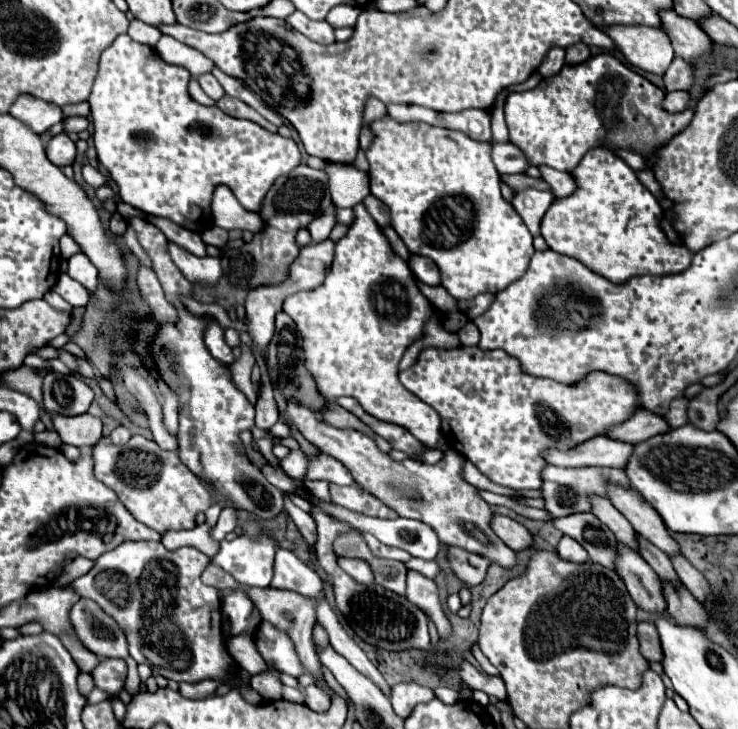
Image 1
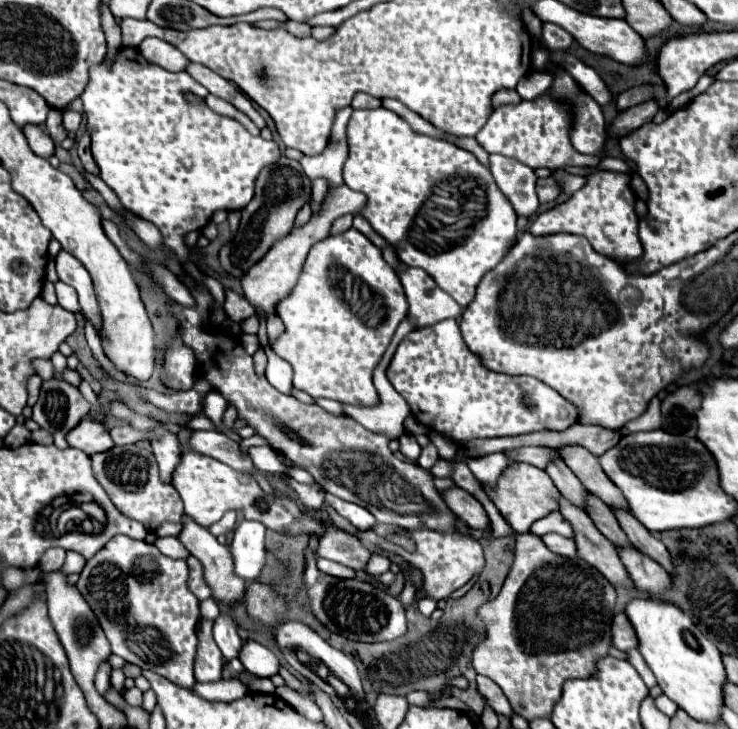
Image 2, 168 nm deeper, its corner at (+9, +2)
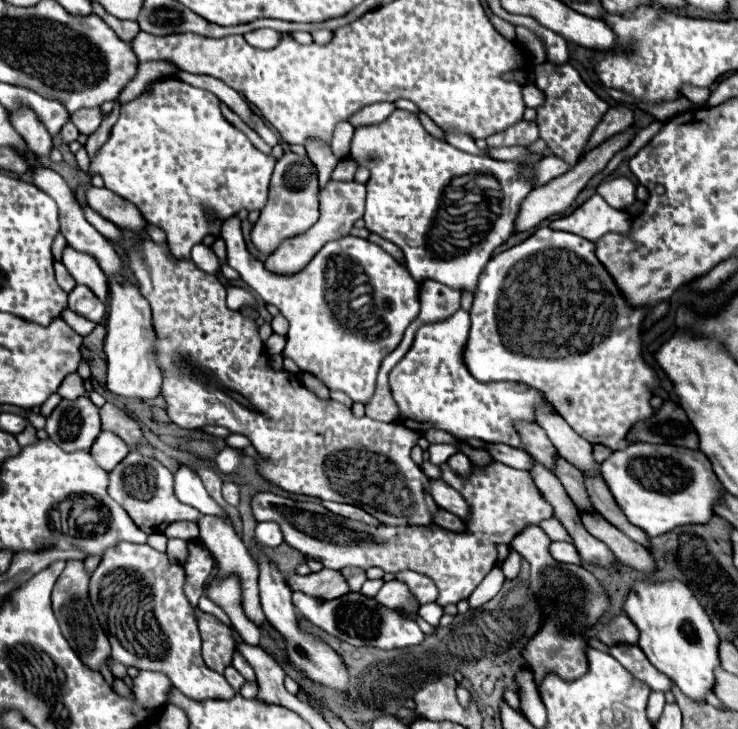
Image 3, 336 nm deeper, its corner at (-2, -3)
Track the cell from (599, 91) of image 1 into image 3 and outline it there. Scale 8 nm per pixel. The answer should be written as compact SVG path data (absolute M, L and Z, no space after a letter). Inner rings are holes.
M517 122L503 132L497 132L487 138L487 146L529 146L539 138L539 128L535 122Z

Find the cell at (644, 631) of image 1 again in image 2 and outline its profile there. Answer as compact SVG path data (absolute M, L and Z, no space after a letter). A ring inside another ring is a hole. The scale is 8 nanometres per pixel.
M618 613L614 617L614 623L612 623L612 639L614 639L614 647L620 649L620 651L638 649L636 631L634 631L630 619L624 613Z

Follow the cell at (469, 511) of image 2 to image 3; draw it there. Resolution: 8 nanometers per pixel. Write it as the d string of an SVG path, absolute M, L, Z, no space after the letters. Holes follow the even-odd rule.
M431 480L429 482L429 494L433 496L435 504L455 516L461 516L461 518L467 518L469 514L469 508L467 508L467 502L463 500L463 496L453 490L449 484L445 484L443 480Z

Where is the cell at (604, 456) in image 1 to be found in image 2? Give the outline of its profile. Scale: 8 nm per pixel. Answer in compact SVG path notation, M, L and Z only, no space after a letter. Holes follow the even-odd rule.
M520 447L516 451L508 451L508 455L516 455L516 461L524 461L540 469L544 469L554 459L562 459L560 449L554 447Z

